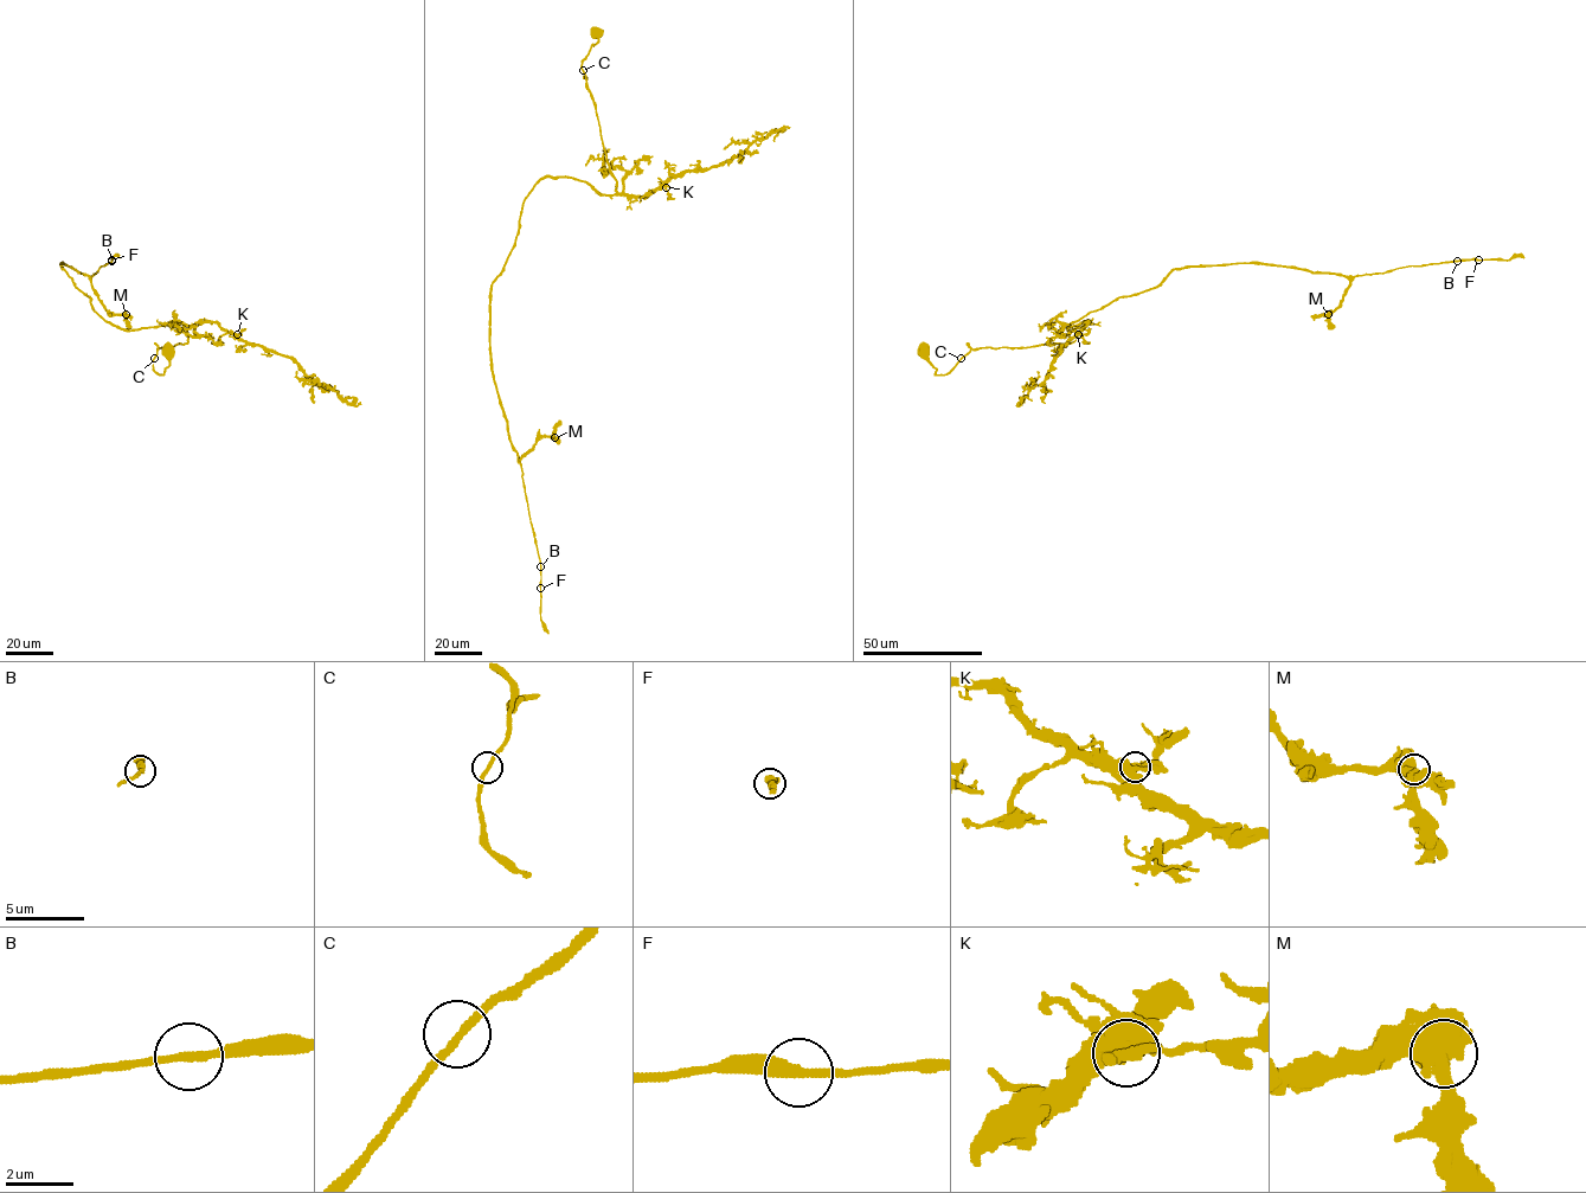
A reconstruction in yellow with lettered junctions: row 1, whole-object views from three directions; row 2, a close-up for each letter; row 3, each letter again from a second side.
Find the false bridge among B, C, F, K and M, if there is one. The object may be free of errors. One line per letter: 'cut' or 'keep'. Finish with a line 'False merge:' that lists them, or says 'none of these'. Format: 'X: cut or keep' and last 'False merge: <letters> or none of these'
B: keep
C: keep
F: keep
K: keep
M: keep
False merge: none of these

